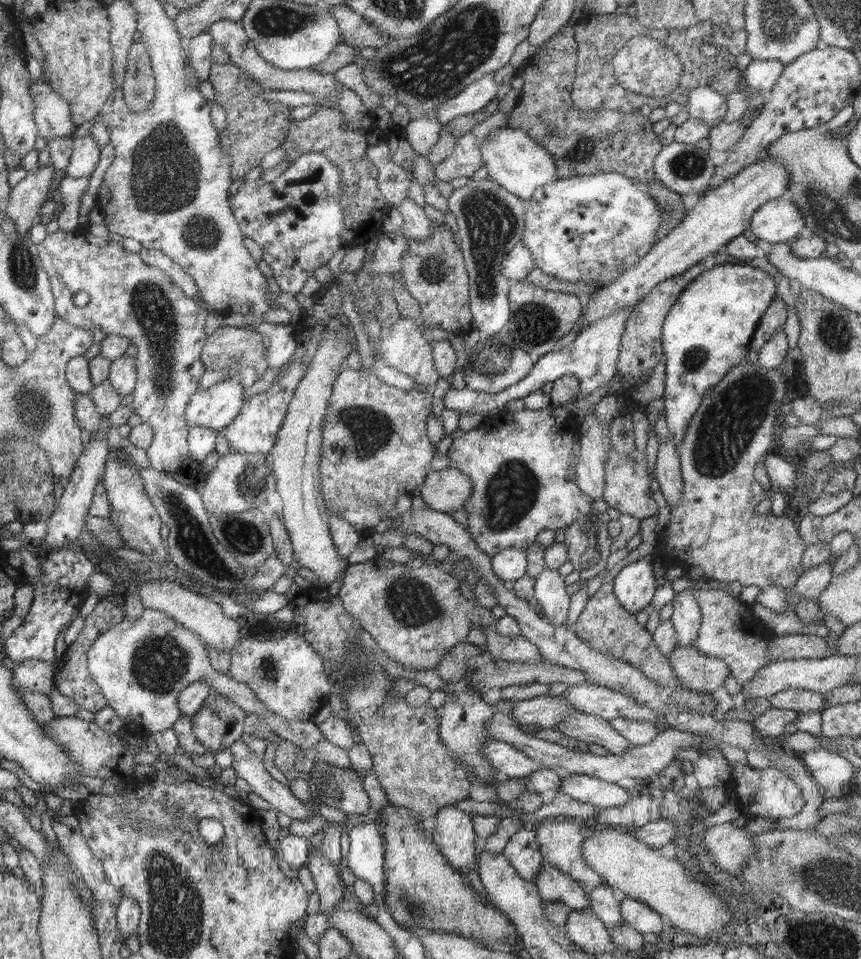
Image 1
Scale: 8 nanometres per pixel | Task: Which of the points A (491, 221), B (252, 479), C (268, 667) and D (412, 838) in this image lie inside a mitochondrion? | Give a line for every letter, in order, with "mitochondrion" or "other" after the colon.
A: mitochondrion
B: mitochondrion
C: mitochondrion
D: other

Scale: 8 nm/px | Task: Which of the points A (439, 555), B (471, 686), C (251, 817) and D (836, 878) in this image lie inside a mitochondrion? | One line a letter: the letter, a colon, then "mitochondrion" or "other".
A: other
B: other
C: other
D: mitochondrion

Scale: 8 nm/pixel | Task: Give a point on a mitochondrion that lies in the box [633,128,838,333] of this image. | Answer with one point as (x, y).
(690, 165)

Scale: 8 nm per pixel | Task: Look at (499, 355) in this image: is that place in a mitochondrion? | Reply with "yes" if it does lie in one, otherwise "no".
yes

